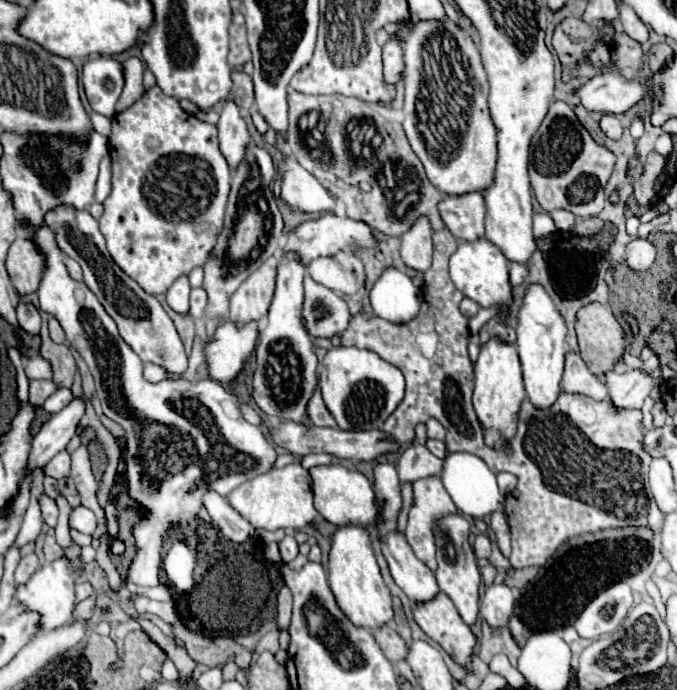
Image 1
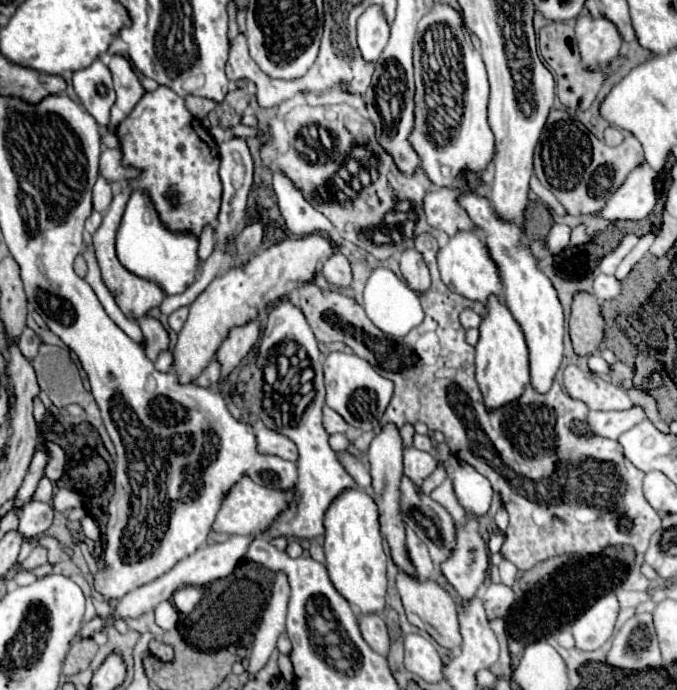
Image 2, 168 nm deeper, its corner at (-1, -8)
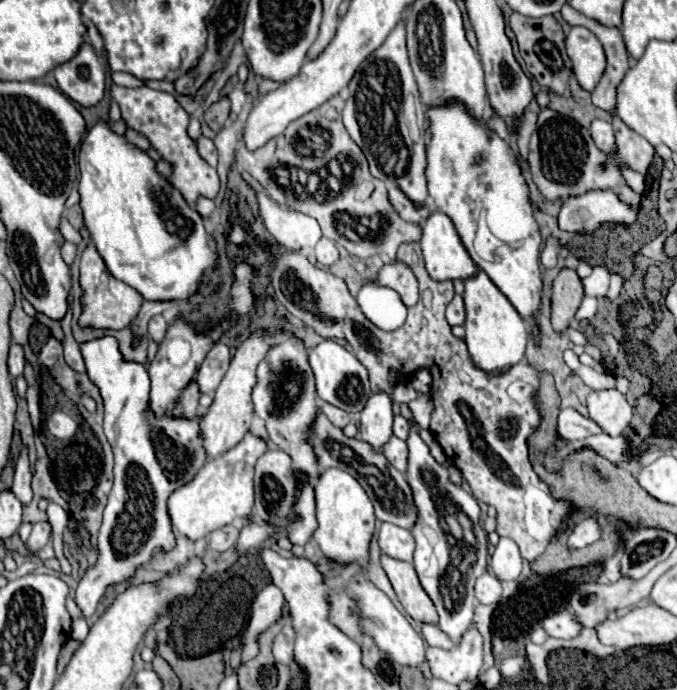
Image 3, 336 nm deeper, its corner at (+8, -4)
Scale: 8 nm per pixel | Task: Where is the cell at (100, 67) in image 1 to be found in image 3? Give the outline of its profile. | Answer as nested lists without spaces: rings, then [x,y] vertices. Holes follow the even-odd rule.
[[[84,42],[76,56],[54,68],[58,88],[82,106],[94,106],[104,96],[104,68],[94,48]]]

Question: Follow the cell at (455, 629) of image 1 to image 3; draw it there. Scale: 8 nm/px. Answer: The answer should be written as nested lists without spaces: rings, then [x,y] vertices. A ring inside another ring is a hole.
[[[386,554],[380,556],[380,564],[382,564],[384,572],[388,574],[404,610],[418,622],[436,624],[438,614],[434,612],[434,604],[430,604],[430,598],[426,596],[424,588],[418,584],[414,566],[408,562],[390,558]]]

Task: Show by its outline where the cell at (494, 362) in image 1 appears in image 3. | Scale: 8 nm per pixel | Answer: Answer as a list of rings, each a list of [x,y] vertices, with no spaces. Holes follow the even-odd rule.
[[[478,268],[476,276],[464,280],[464,304],[466,304],[466,346],[474,364],[486,372],[500,372],[520,362],[526,352],[528,328],[518,310],[500,292],[500,288],[488,278],[484,270]]]

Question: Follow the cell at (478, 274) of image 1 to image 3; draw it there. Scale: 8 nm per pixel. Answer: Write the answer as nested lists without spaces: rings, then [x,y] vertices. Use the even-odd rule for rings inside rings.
[[[432,210],[422,224],[420,240],[426,270],[434,280],[466,280],[474,272],[474,262],[460,242],[452,220],[438,210]]]

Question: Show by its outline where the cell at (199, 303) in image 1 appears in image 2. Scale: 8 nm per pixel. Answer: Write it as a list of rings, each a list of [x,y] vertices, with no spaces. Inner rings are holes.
[[[183,306],[183,308],[175,310],[175,312],[169,316],[169,328],[175,330],[175,332],[179,332],[179,330],[183,328],[185,320],[187,320],[187,314],[189,314],[189,306]]]

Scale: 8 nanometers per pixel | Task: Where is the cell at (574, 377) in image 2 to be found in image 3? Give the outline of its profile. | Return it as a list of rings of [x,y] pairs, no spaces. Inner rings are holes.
[[[618,390],[590,392],[586,406],[588,406],[590,418],[608,436],[622,434],[626,424],[632,420],[632,406],[626,402],[624,394],[620,394]]]

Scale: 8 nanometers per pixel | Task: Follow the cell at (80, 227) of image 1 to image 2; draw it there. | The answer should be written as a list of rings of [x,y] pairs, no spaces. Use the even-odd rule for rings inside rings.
[[[149,314],[135,318],[135,322],[139,324],[139,328],[143,332],[143,352],[151,362],[155,362],[157,356],[161,352],[167,352],[171,346],[169,332],[157,318],[153,318]]]

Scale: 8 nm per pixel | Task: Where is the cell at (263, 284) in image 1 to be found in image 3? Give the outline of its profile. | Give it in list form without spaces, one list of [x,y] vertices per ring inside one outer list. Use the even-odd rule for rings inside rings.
[[[214,344],[210,348],[210,352],[206,354],[198,374],[196,374],[196,384],[200,388],[200,394],[206,394],[206,392],[214,392],[220,384],[220,380],[224,378],[226,370],[228,370],[228,364],[230,364],[230,350],[228,346],[224,344]]]

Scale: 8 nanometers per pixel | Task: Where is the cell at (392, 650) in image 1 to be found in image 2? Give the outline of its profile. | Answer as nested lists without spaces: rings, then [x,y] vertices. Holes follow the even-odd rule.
[[[359,614],[359,628],[363,632],[363,638],[367,640],[367,644],[379,652],[381,656],[389,654],[391,648],[391,638],[389,638],[389,630],[385,624],[383,616],[375,616],[375,614]]]

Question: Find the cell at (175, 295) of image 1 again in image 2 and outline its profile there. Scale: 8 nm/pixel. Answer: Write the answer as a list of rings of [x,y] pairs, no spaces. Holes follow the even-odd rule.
[[[135,192],[125,208],[119,232],[117,232],[117,256],[121,264],[147,280],[157,280],[163,286],[165,294],[181,294],[185,292],[193,280],[197,270],[197,238],[189,234],[175,234],[163,228],[151,202],[143,192]]]

